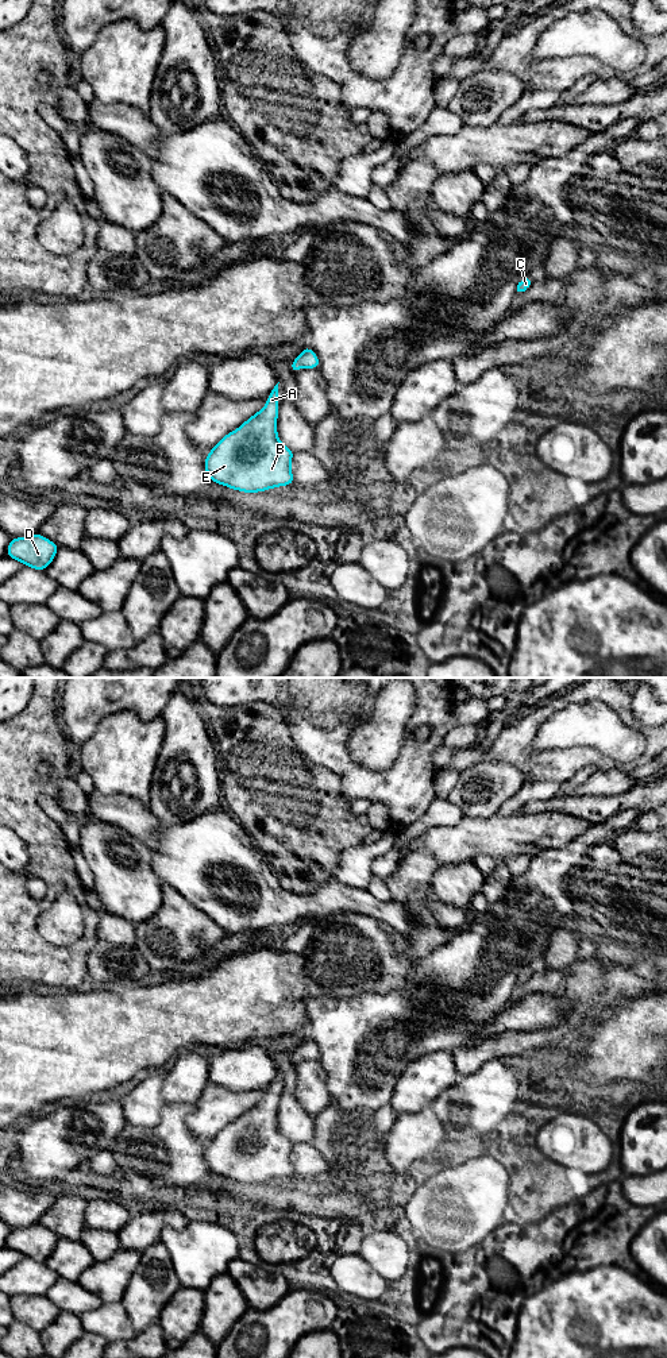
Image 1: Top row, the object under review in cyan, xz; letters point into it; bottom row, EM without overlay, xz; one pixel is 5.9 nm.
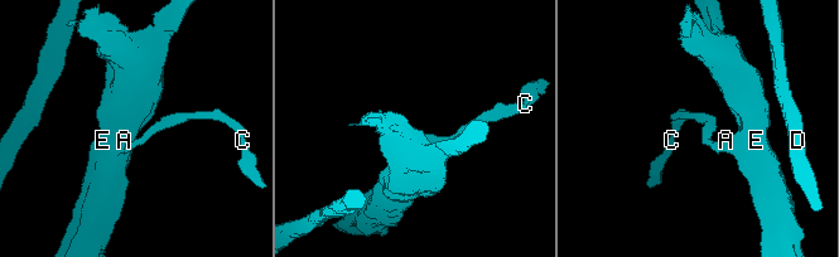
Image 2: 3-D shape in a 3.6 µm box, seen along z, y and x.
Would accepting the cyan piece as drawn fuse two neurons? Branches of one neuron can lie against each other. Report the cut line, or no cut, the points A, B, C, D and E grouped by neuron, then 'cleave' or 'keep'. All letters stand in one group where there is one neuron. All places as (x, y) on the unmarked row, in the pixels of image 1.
no cut | A B C D E | keep

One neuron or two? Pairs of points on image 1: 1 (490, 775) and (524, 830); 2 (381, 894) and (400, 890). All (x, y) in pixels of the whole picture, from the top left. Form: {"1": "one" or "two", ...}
{"1": "two", "2": "two"}

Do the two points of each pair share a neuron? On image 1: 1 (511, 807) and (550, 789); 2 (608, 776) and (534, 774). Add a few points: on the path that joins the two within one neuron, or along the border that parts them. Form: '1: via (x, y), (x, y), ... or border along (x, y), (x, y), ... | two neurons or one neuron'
1: via (520, 799), (531, 791), (540, 791) | one neuron
2: border along (596, 770), (628, 771) | two neurons

